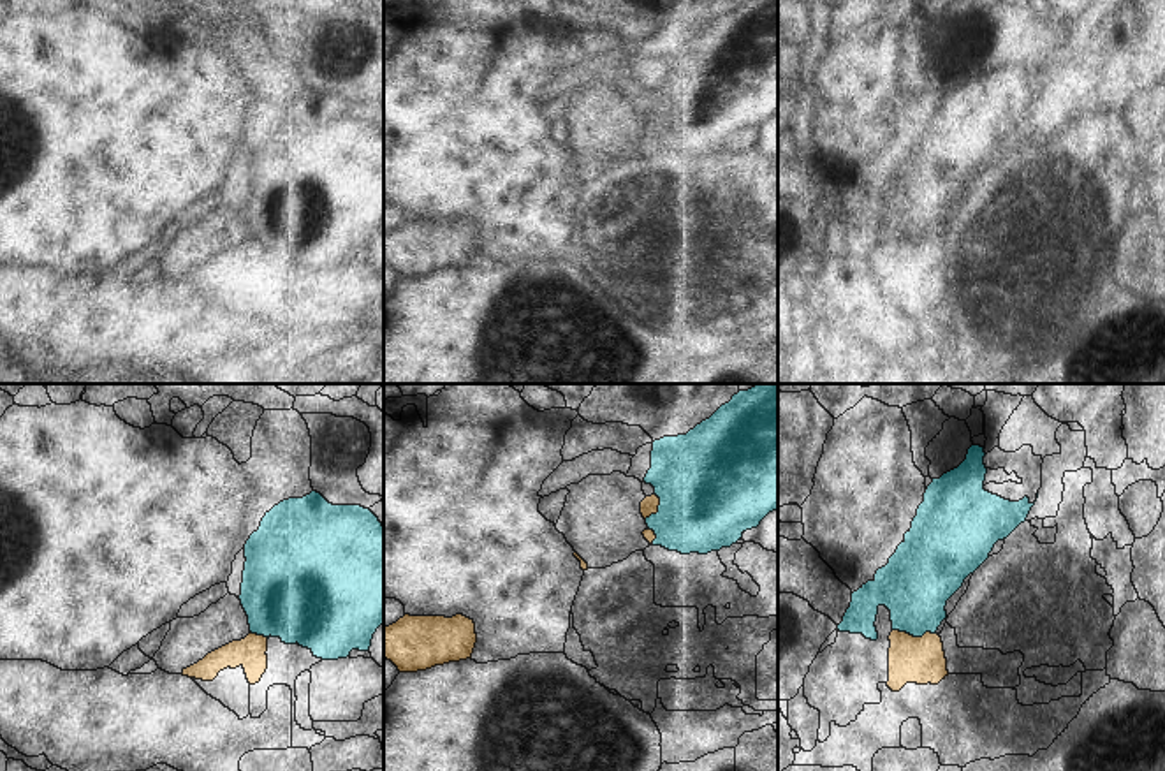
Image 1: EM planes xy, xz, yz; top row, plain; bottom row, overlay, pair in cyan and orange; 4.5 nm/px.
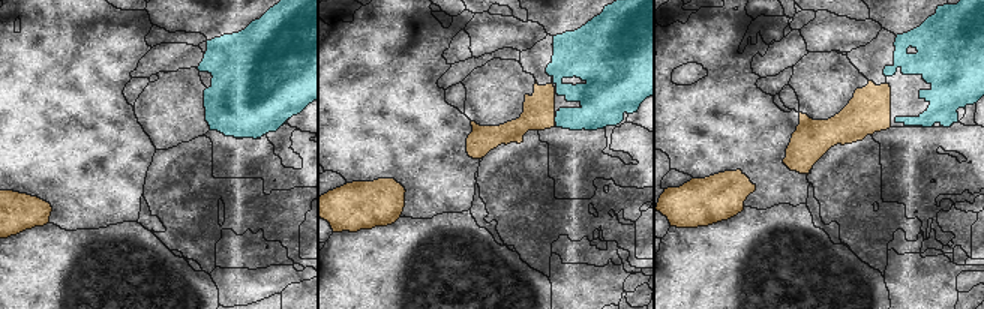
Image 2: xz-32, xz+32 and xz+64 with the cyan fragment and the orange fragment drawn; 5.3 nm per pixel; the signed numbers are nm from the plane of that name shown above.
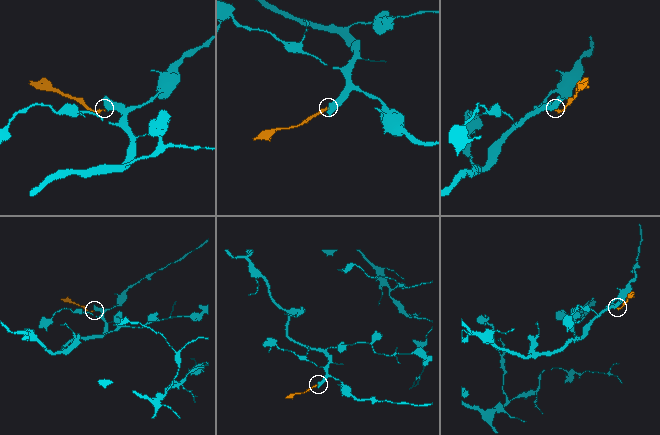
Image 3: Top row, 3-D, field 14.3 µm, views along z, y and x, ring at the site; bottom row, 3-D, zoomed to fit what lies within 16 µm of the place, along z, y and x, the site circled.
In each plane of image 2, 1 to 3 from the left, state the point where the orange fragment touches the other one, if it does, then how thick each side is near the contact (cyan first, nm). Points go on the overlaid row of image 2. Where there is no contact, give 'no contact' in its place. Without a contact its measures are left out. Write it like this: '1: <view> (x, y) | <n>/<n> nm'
1: no contact
2: xz+32 (555, 120) | 200/180 nm
3: no contact

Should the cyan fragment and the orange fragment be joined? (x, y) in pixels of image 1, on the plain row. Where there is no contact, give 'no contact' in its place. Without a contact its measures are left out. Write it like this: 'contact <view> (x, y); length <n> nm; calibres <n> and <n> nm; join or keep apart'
contact yz (914, 242); length 200 nm; calibres 320 and 220 nm; keep apart

